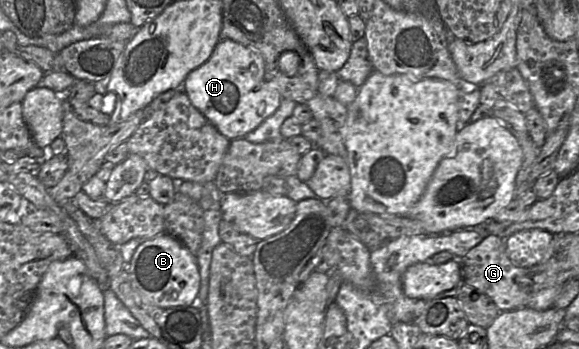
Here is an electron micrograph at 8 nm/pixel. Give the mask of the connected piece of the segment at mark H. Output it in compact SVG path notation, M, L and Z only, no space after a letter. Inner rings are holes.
M220 39L211 57L187 75L185 92L193 105L230 140L243 138L259 127L277 111L282 100L275 83L266 79L261 53L231 39Z

